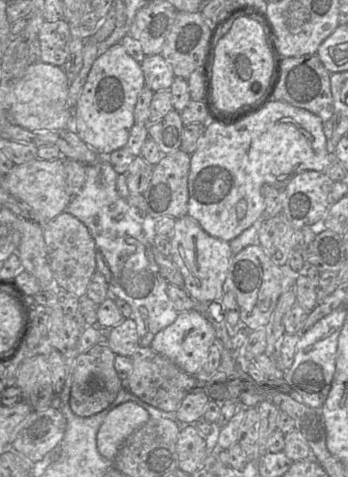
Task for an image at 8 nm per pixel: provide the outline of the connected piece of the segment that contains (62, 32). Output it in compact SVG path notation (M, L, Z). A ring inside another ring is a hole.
M45 21L39 32L40 61L62 67L68 59L72 34L68 22Z

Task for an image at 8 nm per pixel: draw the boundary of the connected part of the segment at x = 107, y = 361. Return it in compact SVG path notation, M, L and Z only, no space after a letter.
M97 343L88 351L79 353L73 360L70 370L71 391L69 405L79 417L89 417L106 409L117 397L123 387L123 381L114 369L116 354L107 344Z

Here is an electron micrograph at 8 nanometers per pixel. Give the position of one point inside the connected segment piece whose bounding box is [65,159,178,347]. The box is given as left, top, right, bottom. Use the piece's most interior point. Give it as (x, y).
(124, 256)

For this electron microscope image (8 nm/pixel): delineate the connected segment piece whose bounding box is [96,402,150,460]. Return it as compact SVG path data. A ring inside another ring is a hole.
M125 402L111 409L97 431L99 454L114 460L124 441L149 419L148 412L133 402Z

